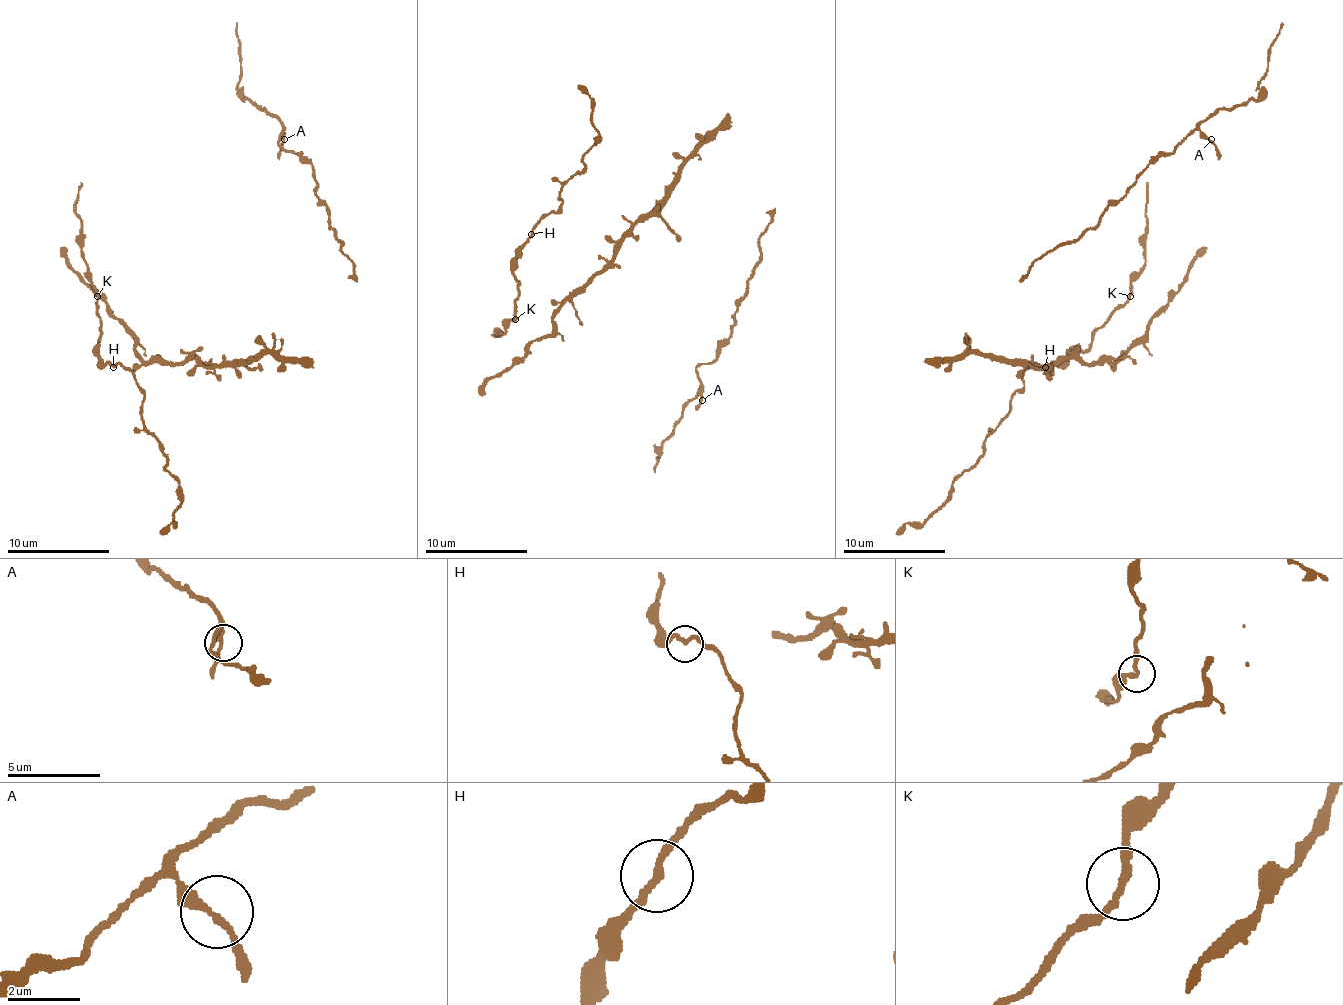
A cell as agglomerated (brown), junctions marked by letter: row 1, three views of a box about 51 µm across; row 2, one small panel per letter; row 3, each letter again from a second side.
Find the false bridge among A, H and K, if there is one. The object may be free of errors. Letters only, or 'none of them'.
none of them

